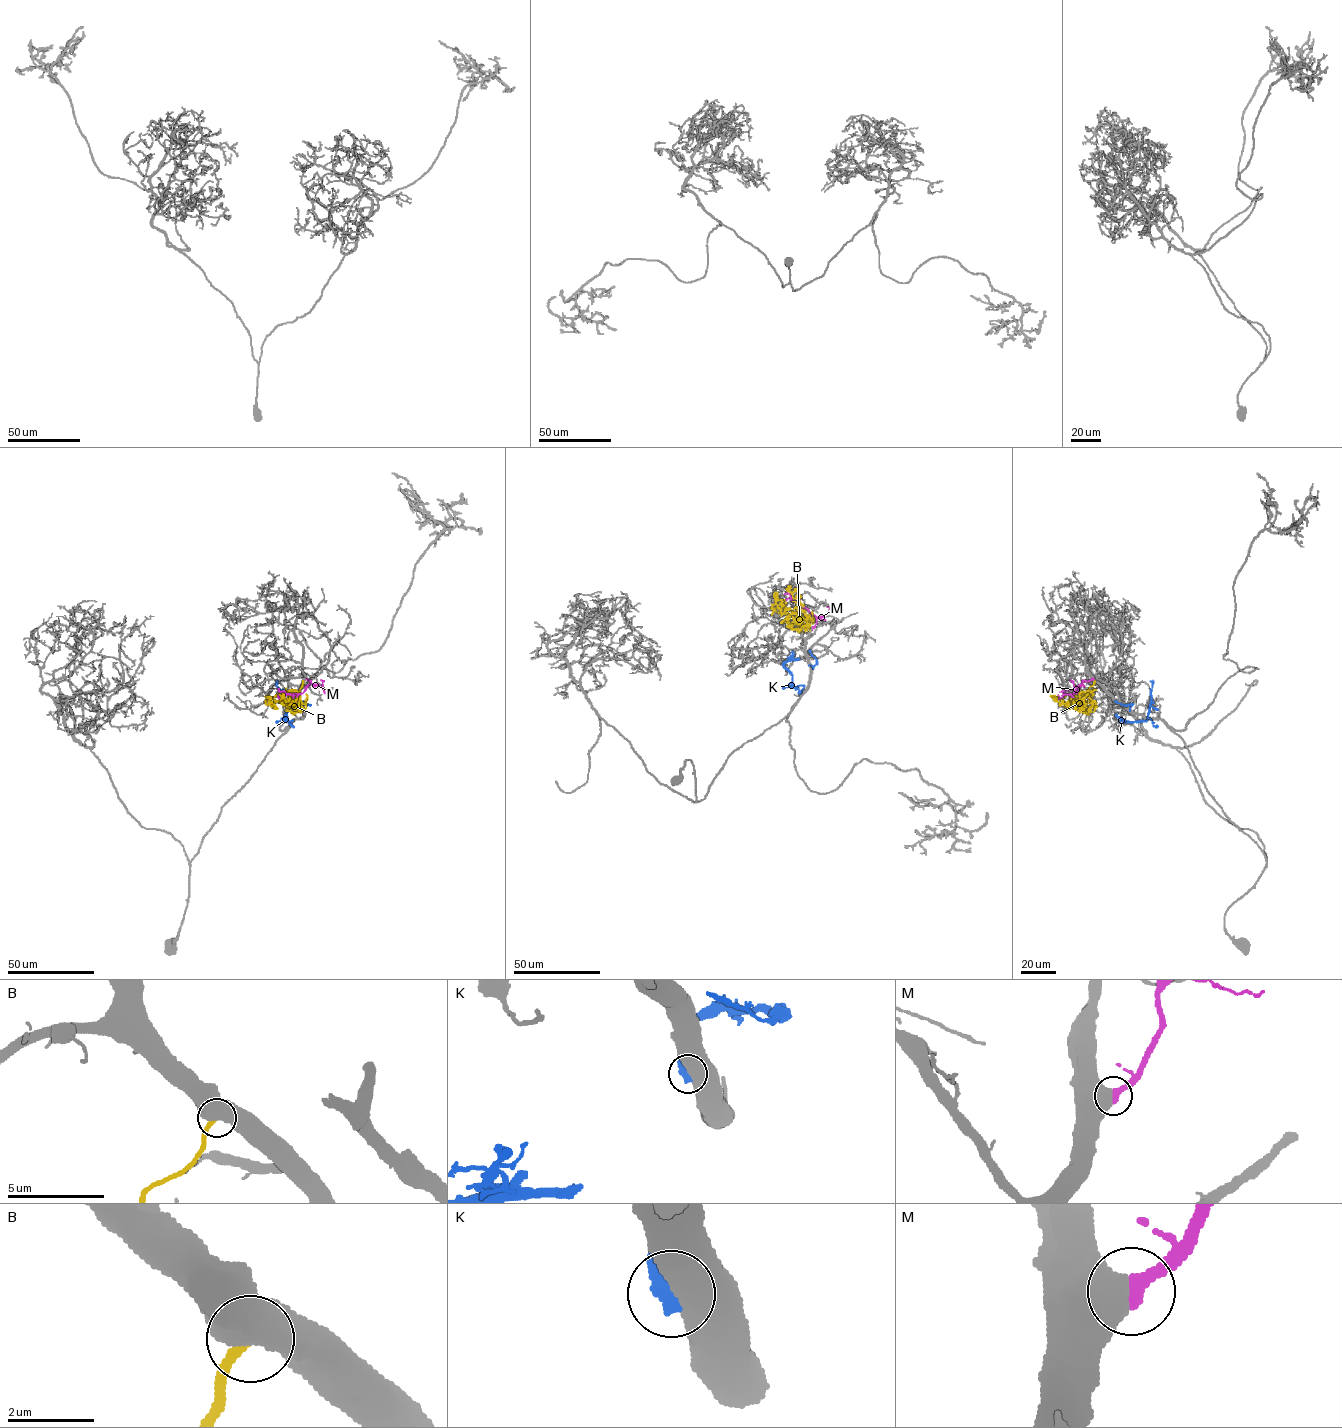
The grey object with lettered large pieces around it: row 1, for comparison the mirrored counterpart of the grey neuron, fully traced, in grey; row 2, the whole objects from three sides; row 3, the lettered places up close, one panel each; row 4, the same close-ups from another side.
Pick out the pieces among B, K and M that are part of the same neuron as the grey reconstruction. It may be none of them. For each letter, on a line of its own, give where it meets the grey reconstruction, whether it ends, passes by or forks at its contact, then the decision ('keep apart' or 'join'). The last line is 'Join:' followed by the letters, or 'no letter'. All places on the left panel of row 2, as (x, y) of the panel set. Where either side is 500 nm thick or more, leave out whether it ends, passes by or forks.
B: (303, 681) | keep apart
K: (302, 710) | keep apart
M: (305, 679) | join
Join: M

